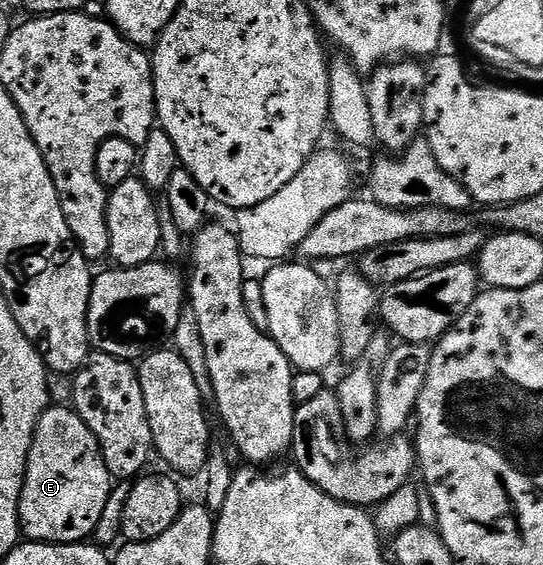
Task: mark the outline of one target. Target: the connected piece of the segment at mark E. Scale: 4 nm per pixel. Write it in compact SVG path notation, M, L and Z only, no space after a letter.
M50 405L37 422L29 460L25 462L25 484L19 501L21 530L26 540L34 543L79 543L94 534L99 519L106 508L115 480L109 474L99 441L72 406Z

